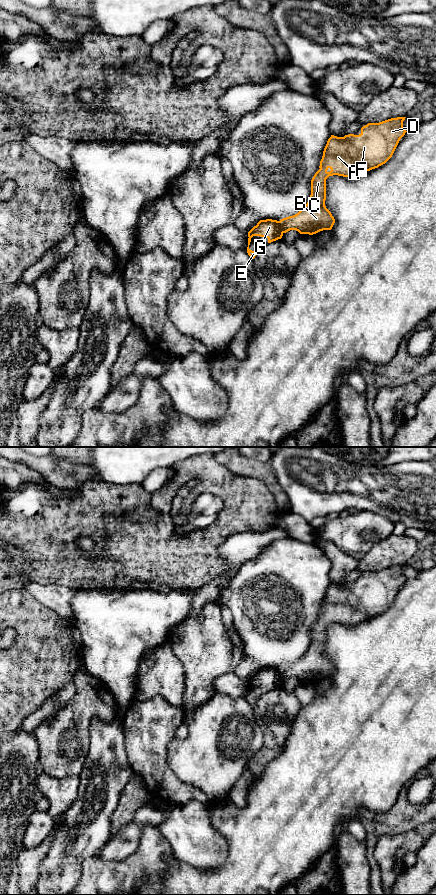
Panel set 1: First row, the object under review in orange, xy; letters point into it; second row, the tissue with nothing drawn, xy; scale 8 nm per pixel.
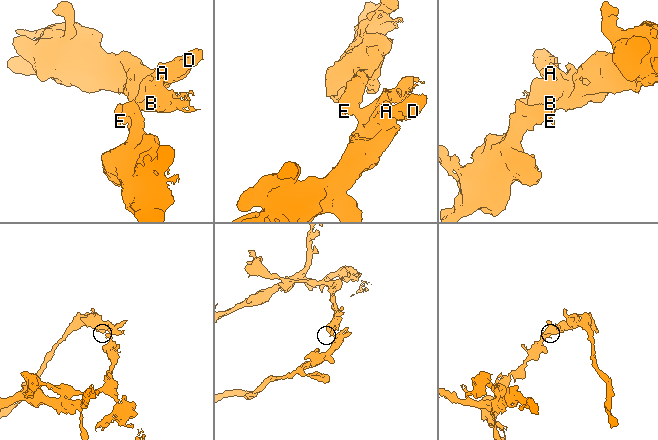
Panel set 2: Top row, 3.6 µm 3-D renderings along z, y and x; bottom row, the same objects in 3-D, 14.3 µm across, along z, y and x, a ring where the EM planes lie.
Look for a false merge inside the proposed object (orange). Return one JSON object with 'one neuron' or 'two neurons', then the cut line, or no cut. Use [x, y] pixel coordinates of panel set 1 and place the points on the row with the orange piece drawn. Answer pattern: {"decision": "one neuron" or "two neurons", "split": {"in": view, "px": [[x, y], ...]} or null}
{"decision": "two neurons", "split": {"in": "xy", "px": [[278, 221], [279, 227], [283, 232]]}}

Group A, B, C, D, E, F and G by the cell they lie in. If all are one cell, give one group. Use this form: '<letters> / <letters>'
A B C D F / E G

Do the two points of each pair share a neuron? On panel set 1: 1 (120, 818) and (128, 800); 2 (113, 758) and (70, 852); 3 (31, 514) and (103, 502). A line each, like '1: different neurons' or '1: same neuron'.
1: same neuron
2: same neuron
3: same neuron

